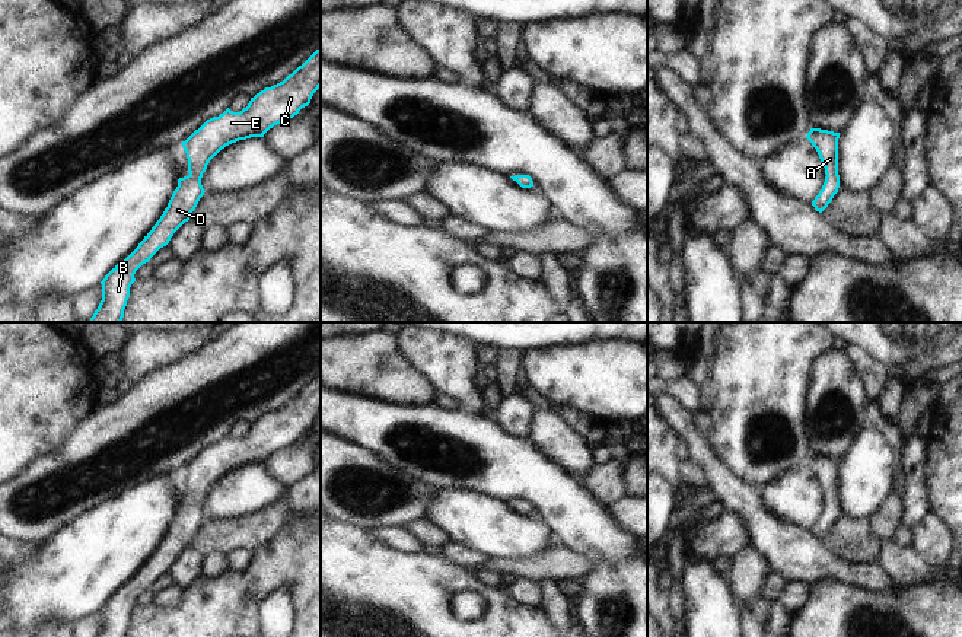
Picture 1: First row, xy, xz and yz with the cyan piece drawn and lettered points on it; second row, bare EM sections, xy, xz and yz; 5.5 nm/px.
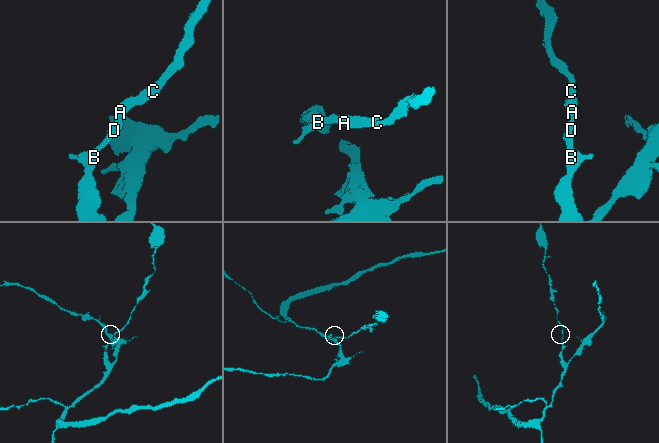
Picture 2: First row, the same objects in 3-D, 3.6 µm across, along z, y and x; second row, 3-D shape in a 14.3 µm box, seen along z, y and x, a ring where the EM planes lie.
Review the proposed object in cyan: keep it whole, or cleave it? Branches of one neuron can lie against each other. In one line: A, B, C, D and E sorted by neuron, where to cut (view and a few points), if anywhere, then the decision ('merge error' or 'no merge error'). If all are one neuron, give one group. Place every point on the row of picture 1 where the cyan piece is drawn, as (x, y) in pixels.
A B C D E | no cut | no merge error

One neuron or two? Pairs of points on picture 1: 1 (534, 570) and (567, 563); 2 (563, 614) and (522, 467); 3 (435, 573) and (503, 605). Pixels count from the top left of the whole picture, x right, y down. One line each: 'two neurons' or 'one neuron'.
1: one neuron
2: two neurons
3: one neuron

